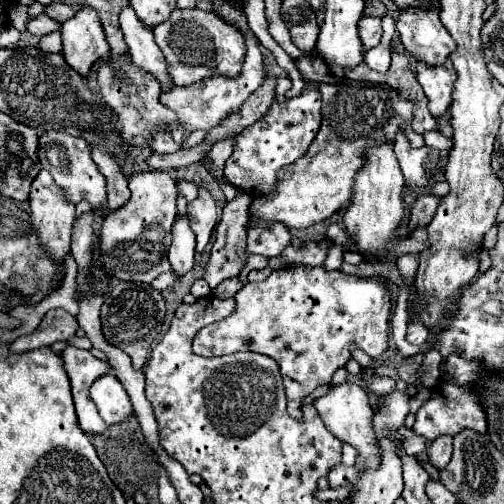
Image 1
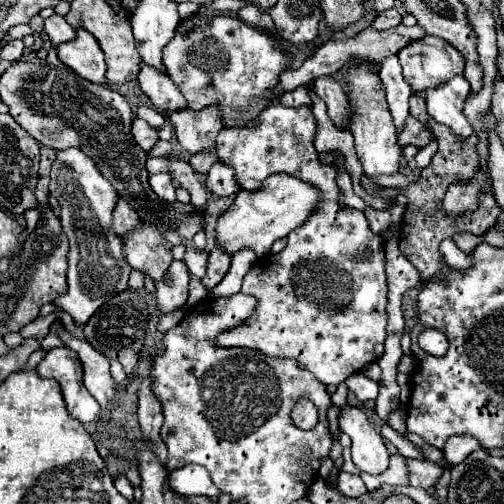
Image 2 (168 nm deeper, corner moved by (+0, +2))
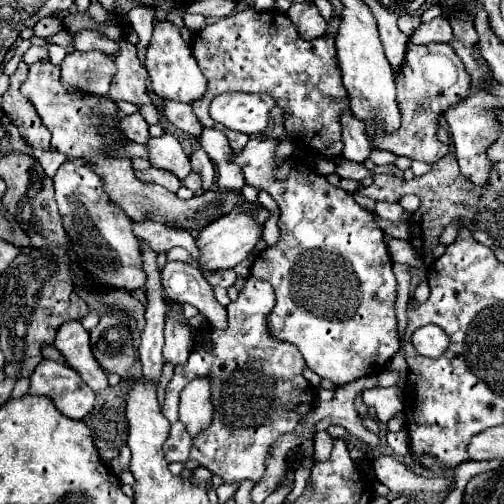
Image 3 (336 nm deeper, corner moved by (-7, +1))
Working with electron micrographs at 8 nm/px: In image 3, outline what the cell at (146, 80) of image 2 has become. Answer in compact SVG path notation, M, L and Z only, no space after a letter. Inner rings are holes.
M160 99L160 109L162 115L180 131L192 137L200 137L202 125L196 121L196 115L190 105L184 105L182 101L164 101Z

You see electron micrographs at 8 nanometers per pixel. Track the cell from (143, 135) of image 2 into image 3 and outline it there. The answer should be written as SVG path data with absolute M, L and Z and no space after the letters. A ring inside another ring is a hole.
M140 113L128 115L120 121L120 127L124 129L124 135L134 141L134 143L142 143L146 145L150 141L150 133L148 133L148 123L144 121L144 117Z

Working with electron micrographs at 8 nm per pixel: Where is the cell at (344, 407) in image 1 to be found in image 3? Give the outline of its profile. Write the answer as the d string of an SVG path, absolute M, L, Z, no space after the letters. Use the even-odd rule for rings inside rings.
M368 457L376 479L384 483L394 493L418 493L418 491L444 491L450 487L450 481L446 477L420 477L412 473L404 463L400 463L394 457Z

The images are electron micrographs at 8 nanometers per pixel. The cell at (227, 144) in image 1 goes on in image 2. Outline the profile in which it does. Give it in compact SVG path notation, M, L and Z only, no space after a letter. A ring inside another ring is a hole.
M211 150L211 152L199 152L197 156L191 156L191 158L189 158L189 164L191 164L191 168L193 168L197 174L207 174L209 168L211 168L215 162L217 162L215 150Z

